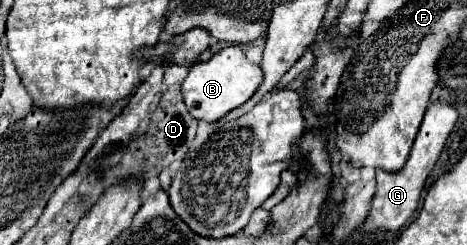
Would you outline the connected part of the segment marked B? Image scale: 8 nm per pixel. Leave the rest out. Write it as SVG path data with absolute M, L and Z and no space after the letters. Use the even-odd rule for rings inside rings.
M227 46L219 50L211 60L193 64L181 86L181 92L185 106L193 118L217 122L231 110L245 104L245 100L249 100L257 92L257 86L261 86L261 78L261 66L249 62L241 46Z

